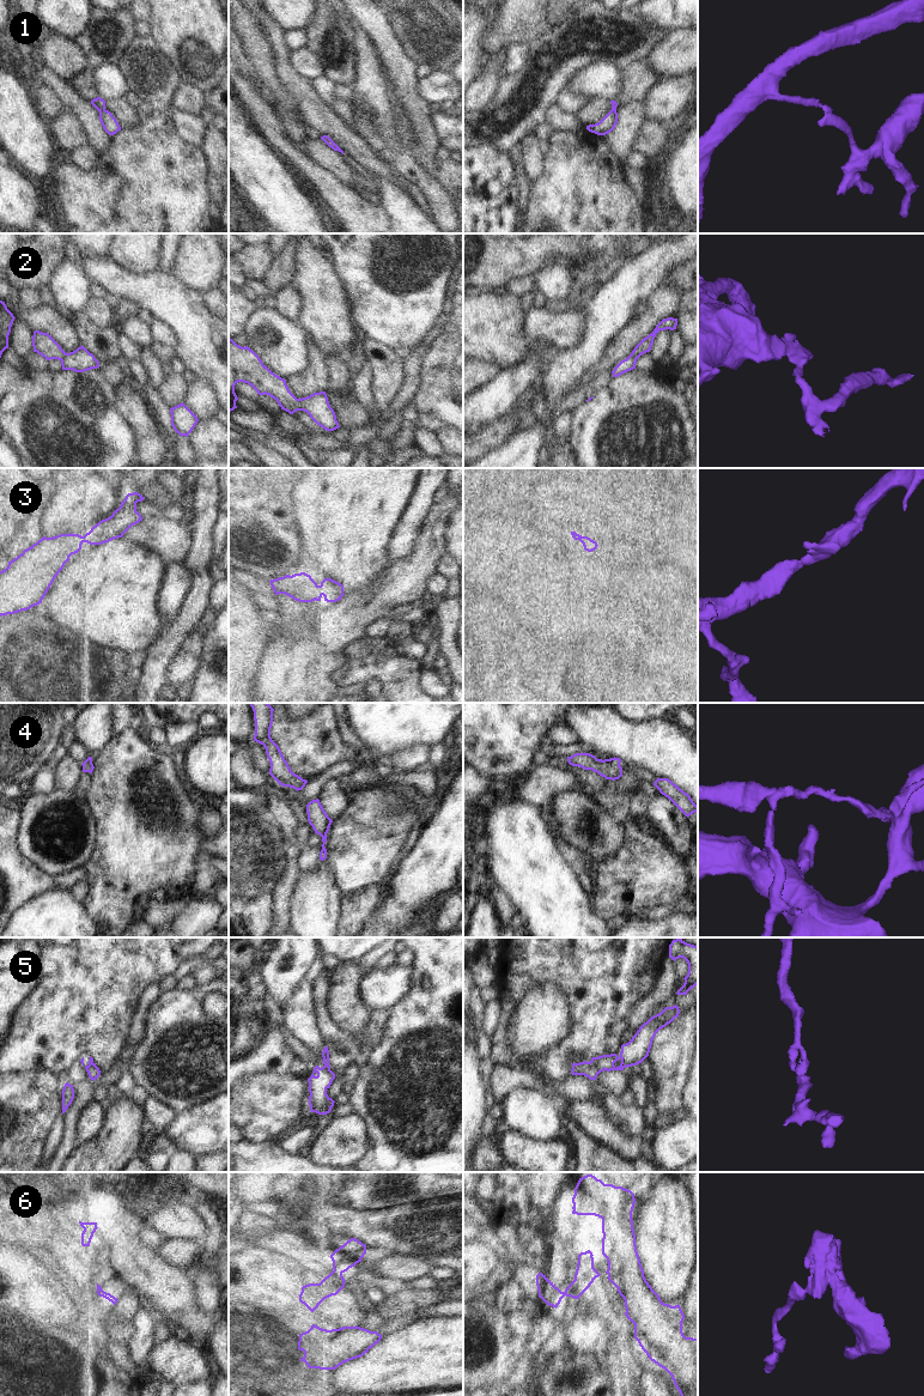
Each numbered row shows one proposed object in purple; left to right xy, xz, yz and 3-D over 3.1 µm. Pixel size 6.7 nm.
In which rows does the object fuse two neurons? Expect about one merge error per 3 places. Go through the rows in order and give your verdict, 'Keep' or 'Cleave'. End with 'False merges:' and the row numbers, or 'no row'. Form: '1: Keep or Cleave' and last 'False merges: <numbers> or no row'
1: Cleave
2: Cleave
3: Keep
4: Keep
5: Cleave
6: Cleave
False merges: 1, 2, 5, 6.

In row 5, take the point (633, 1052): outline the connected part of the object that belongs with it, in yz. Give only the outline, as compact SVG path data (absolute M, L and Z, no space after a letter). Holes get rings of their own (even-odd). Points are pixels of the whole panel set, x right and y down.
M676 1004L665 1007L661 1013L644 1022L628 1043L621 1045L619 1056L616 1054L602 1055L592 1057L590 1062L594 1063L600 1072L624 1070L626 1067L642 1063L649 1056L656 1033L674 1021L679 1014L680 1009Z

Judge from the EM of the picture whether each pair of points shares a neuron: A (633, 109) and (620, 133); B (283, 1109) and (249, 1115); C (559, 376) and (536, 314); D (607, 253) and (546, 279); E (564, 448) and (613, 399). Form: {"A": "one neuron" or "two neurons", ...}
{"A": "one neuron", "B": "one neuron", "C": "two neurons", "D": "two neurons", "E": "two neurons"}

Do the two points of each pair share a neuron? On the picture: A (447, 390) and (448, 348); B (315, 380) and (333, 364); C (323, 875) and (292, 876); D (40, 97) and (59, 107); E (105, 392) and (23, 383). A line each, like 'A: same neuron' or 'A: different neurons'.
A: same neuron
B: different neurons
C: different neurons
D: same neuron
E: same neuron

